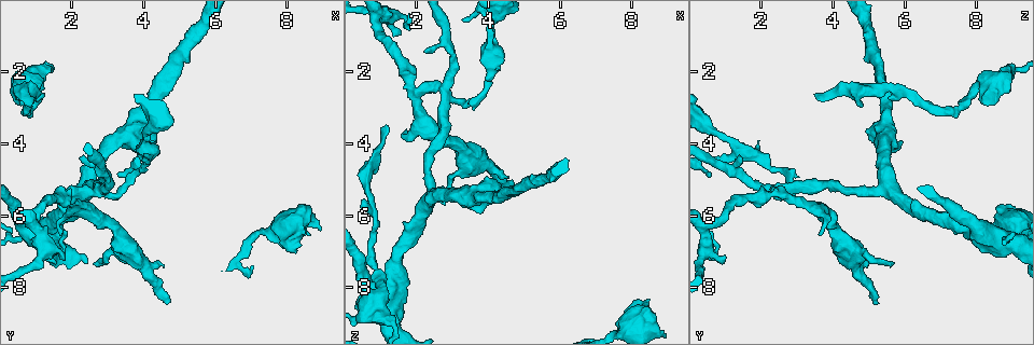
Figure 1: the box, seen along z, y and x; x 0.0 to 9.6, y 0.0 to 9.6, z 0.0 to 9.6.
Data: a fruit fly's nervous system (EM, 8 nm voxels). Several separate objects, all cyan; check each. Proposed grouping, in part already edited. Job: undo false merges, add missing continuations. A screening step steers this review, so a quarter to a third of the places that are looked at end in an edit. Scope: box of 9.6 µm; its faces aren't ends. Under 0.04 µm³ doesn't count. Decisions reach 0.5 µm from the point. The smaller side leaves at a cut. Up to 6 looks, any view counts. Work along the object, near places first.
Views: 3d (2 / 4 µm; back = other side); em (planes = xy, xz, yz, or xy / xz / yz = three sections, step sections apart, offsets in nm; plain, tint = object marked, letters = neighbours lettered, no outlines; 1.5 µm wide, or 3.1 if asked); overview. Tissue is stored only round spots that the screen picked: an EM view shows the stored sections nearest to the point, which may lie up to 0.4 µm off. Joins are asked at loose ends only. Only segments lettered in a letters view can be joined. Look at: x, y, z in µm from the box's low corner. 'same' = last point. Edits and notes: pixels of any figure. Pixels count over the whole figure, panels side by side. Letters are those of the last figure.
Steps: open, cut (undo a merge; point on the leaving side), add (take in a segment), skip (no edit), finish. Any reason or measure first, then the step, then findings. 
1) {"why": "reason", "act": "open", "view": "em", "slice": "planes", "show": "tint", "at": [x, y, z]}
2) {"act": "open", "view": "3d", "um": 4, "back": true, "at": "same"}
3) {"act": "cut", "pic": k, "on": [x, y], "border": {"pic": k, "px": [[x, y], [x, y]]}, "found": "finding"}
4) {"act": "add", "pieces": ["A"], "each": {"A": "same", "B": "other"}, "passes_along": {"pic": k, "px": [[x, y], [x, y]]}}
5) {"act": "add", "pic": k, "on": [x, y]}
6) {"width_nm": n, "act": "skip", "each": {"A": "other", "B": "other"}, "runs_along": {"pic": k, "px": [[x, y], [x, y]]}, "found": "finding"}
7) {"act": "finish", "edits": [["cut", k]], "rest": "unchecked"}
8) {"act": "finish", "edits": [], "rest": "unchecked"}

{"why": "an open end", "act": "open", "view": "3d", "um": 4, "at": [8.45, 6.40, 8.35]}

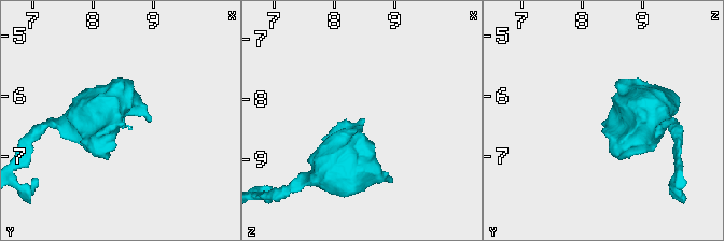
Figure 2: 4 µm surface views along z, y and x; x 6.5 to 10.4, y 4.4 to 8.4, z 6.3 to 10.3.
{"act": "open", "view": "em", "slice": "planes", "show": "plain", "at": [8.45, 6.50, 8.35]}

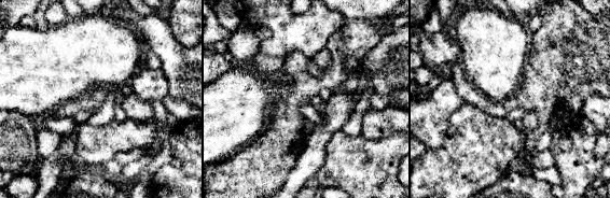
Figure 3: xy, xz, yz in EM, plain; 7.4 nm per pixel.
{"act": "open", "view": "em", "slice": "planes", "show": "letters", "at": "same"}

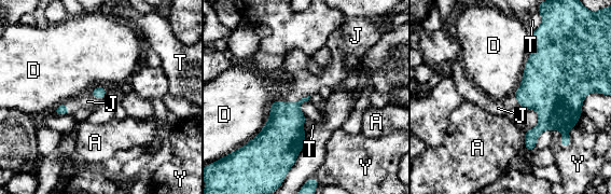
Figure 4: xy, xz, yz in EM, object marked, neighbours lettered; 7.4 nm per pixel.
{"longest_contact_nm": ["D", 380], "act": "add", "pieces": ["J"], "each": {"A": "other", "D": "other", "J": "same", "T": "other", "Y": "other"}, "passes_along": {"pic": 4, "px": [[283, 135], [292, 102], [304, 83]]}, "found": "the neuron continues"}

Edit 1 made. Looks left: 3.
{"why": "redraw", "act": "open", "view": "overview"}

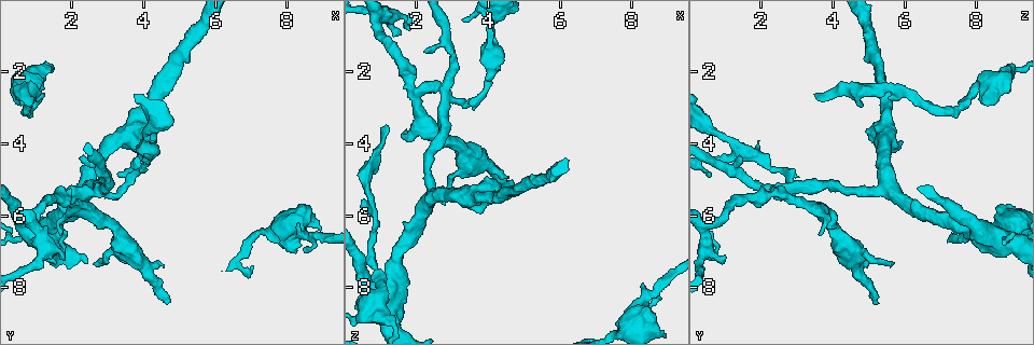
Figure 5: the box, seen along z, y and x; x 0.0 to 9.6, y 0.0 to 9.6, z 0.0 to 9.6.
{"why": "abrupt turn", "act": "open", "view": "3d", "um": 4, "at": [2.75, 5.25, 2.90]}

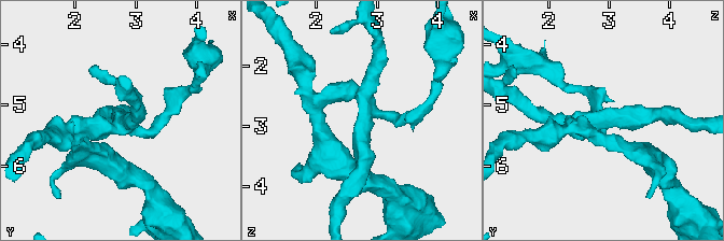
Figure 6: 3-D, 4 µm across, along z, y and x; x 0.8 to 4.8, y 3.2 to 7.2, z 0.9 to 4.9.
{"arms": 4, "act": "open", "view": "em", "slice": "xz", "step": 8, "show": "letters", "at": [2.80, 5.15, 2.85]}

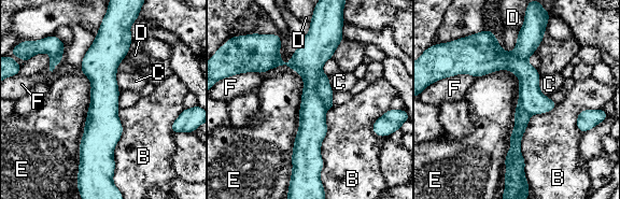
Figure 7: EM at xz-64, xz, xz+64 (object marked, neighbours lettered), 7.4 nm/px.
{"act": "cut", "pic": 7, "on": [324, 89], "each": {"B": "other", "C": "other", "D": "other", "E": "other", "F": "other"}, "found": "two neurons meet here"}

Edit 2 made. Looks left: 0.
{"act": "finish", "edits": [["add", 4], ["cut", 7]], "rest": "unchecked"}

